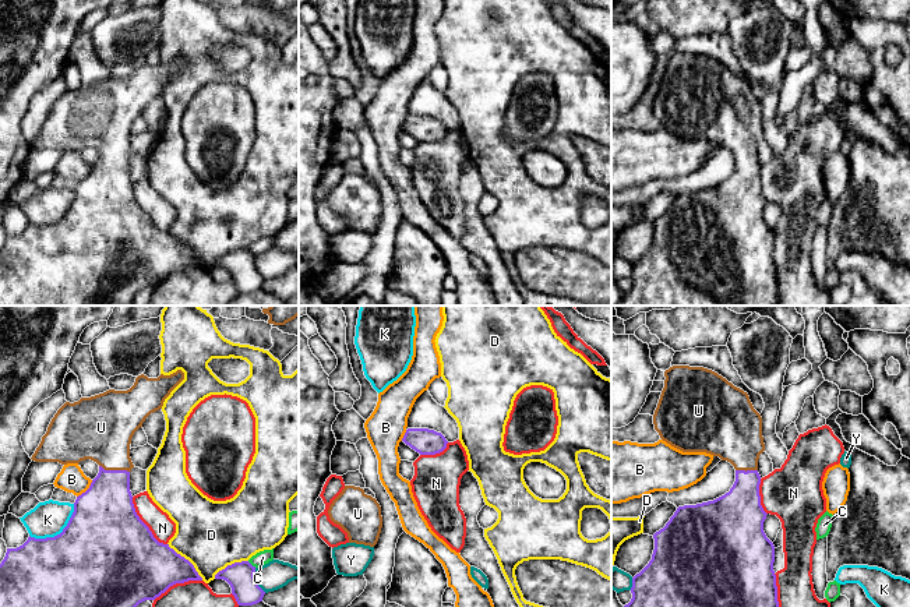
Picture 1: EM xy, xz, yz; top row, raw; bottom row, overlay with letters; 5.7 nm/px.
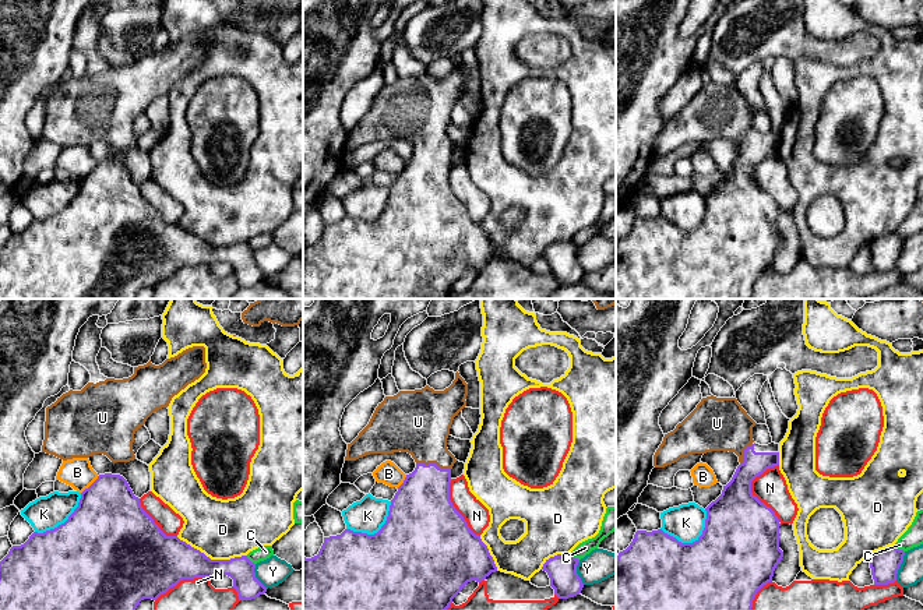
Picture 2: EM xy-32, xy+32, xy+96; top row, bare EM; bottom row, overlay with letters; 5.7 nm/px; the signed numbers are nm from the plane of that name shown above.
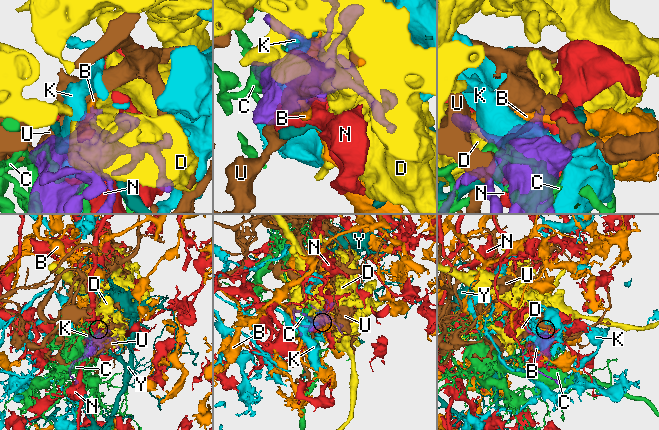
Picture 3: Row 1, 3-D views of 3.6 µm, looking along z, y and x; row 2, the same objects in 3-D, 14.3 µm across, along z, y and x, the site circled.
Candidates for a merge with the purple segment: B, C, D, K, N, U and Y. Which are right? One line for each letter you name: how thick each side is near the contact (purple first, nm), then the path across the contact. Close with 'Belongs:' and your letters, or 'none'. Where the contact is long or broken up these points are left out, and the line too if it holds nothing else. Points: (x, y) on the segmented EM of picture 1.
U: 340/360 nm
Belongs: U

